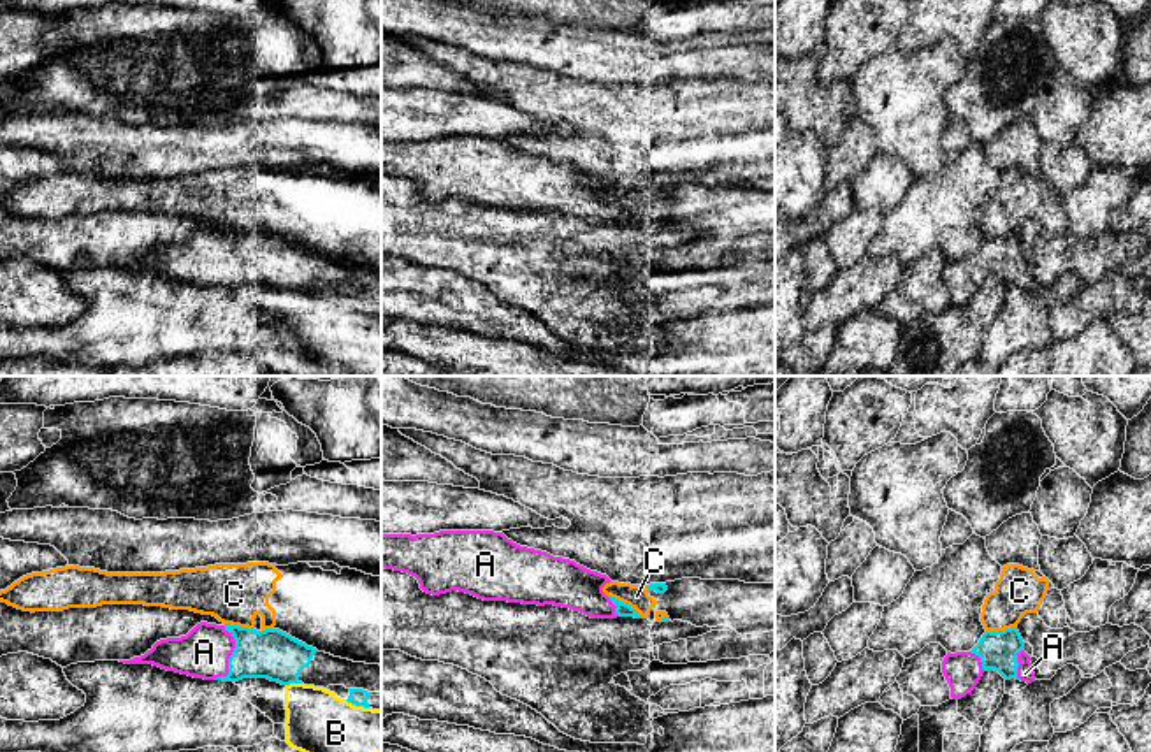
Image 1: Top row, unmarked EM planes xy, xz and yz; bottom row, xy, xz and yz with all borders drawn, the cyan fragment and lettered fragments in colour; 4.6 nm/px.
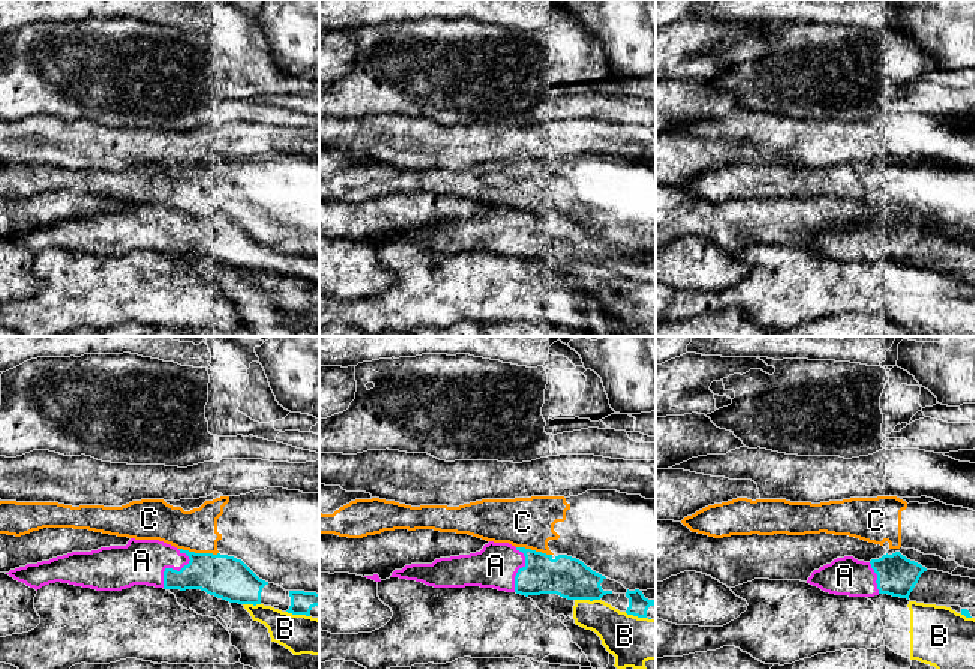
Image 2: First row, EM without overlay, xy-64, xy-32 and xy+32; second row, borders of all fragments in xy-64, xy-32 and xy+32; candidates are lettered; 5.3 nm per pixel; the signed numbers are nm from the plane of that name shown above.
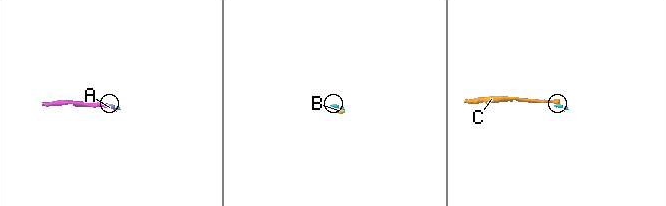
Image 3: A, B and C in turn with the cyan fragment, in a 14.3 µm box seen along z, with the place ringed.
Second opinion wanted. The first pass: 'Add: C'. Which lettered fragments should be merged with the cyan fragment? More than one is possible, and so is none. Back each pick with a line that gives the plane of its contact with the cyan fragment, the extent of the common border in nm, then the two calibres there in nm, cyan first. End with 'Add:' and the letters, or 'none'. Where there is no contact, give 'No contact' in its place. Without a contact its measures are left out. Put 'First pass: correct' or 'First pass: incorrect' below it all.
A: Touches cyan in xy. Shared border 260 nm. Thickness 220 nm (cyan) against 240 nm
Add: A
First pass: incorrect

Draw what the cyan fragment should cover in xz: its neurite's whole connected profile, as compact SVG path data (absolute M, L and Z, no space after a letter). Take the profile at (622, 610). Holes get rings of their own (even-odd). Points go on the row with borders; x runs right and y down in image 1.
M494 531L381 534L381 568L415 576L420 589L432 596L459 590L483 601L562 606L590 618L645 618L629 604L603 592L603 587L612 582L606 575L590 571L569 559L520 546L503 532Z

